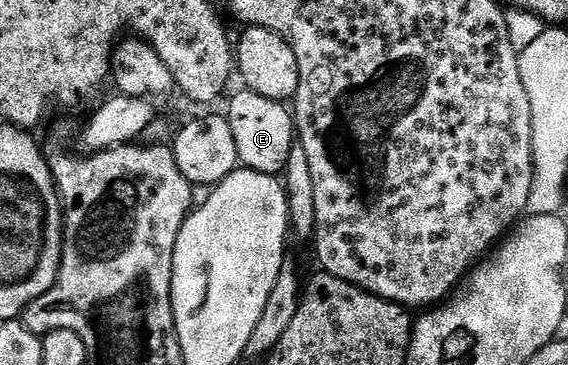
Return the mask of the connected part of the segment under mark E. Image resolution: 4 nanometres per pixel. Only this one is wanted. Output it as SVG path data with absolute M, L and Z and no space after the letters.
M240 88L230 98L227 99L229 102L226 117L230 132L234 132L234 144L238 144L239 165L254 172L283 175L290 160L290 152L298 142L293 111L285 103L258 96L258 92L247 88Z

